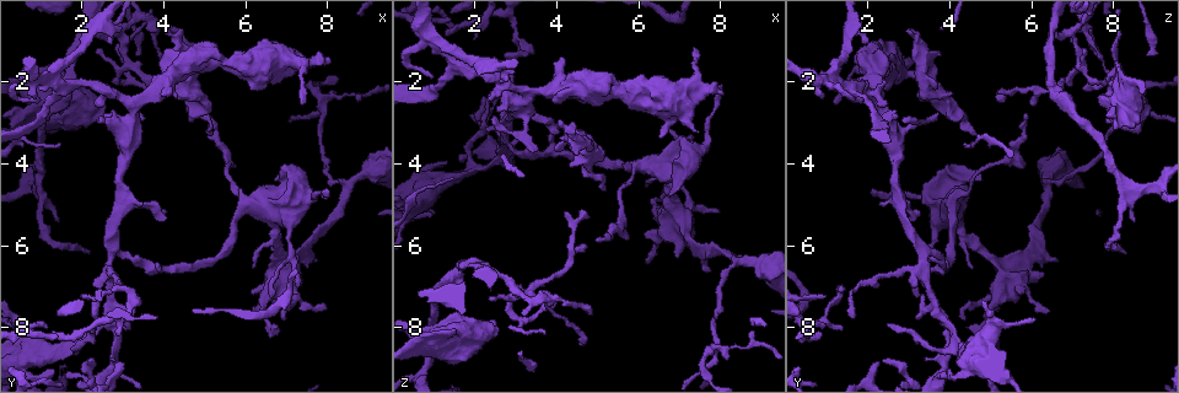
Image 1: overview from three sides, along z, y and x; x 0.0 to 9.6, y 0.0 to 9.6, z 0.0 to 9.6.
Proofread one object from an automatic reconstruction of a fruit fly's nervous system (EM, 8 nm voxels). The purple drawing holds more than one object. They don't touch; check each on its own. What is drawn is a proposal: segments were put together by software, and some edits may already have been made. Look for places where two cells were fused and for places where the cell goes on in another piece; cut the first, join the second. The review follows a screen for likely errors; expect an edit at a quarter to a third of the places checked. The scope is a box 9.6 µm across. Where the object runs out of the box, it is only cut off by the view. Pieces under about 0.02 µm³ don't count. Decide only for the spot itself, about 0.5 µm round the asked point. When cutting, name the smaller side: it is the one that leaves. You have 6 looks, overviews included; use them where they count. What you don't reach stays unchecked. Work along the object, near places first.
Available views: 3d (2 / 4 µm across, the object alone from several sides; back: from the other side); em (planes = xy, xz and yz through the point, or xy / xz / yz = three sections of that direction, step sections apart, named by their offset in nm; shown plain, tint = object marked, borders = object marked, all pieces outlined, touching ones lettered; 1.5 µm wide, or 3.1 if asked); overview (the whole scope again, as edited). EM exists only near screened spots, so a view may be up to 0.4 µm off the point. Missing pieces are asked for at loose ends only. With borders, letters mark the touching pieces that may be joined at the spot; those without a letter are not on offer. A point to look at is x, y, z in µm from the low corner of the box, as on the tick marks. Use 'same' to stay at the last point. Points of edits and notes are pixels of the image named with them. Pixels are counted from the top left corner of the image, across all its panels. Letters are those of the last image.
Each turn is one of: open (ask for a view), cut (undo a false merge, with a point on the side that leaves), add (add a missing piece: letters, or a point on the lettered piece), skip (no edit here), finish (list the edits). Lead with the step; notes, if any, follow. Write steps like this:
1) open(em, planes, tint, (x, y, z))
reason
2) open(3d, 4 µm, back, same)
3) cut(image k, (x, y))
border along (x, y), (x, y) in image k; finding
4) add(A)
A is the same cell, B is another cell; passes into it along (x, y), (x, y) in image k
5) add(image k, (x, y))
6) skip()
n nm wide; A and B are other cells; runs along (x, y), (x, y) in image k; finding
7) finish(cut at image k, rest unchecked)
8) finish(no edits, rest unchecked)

open(em, xz, step 4, tint, (6.75, 4.35, 4.75))
free end

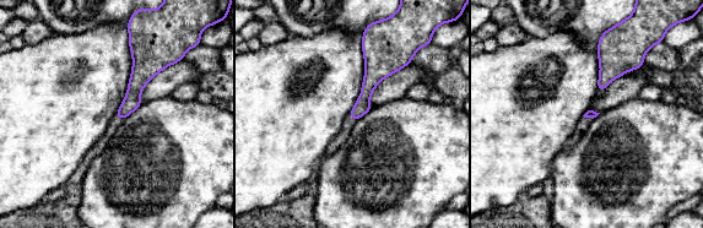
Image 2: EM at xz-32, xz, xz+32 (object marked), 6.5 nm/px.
open(em, planes, borders, same)
another direction

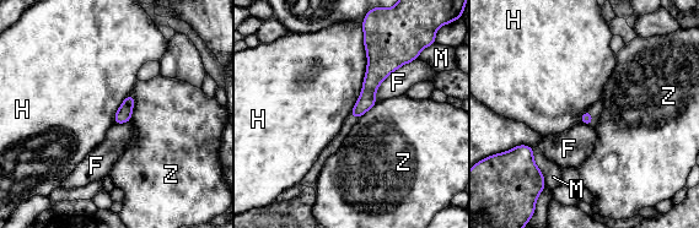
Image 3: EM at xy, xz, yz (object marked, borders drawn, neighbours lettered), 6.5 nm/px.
skip()
F, H, M and Z are other cells; border along (364, 28), (366, 72), (348, 115) in image 3; no lettered piece goes on from it

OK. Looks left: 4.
open(3d, 2 µm, (3.40, 2.50, 2.30))
sudden change in width

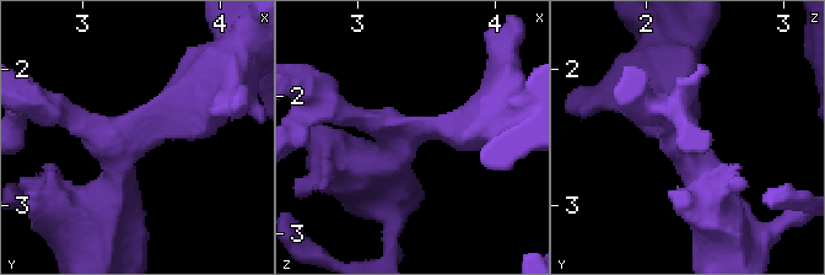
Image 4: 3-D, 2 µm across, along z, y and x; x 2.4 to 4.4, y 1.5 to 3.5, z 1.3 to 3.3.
open(em, planes, plain, (3.38, 2.56, 2.28))
3 arms; arms of 240, 400, 400 nm; need the tissue

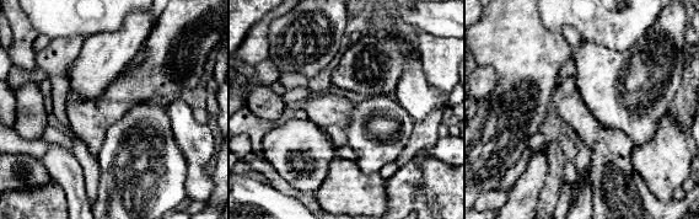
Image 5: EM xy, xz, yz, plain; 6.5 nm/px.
open(em, planes, borders, same)
see the neighbours

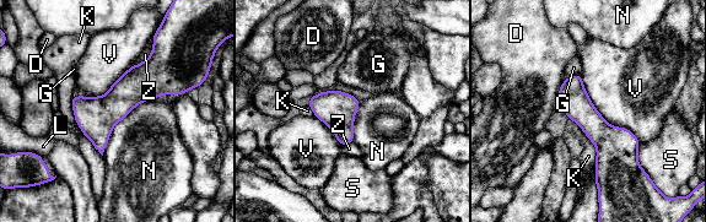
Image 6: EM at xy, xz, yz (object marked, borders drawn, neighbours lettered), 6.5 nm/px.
skip()
240 nm wide; D, G, K, L, N, S, V and Z are other cells; all the same cell

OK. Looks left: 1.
finish(no edits, rest unchecked)

